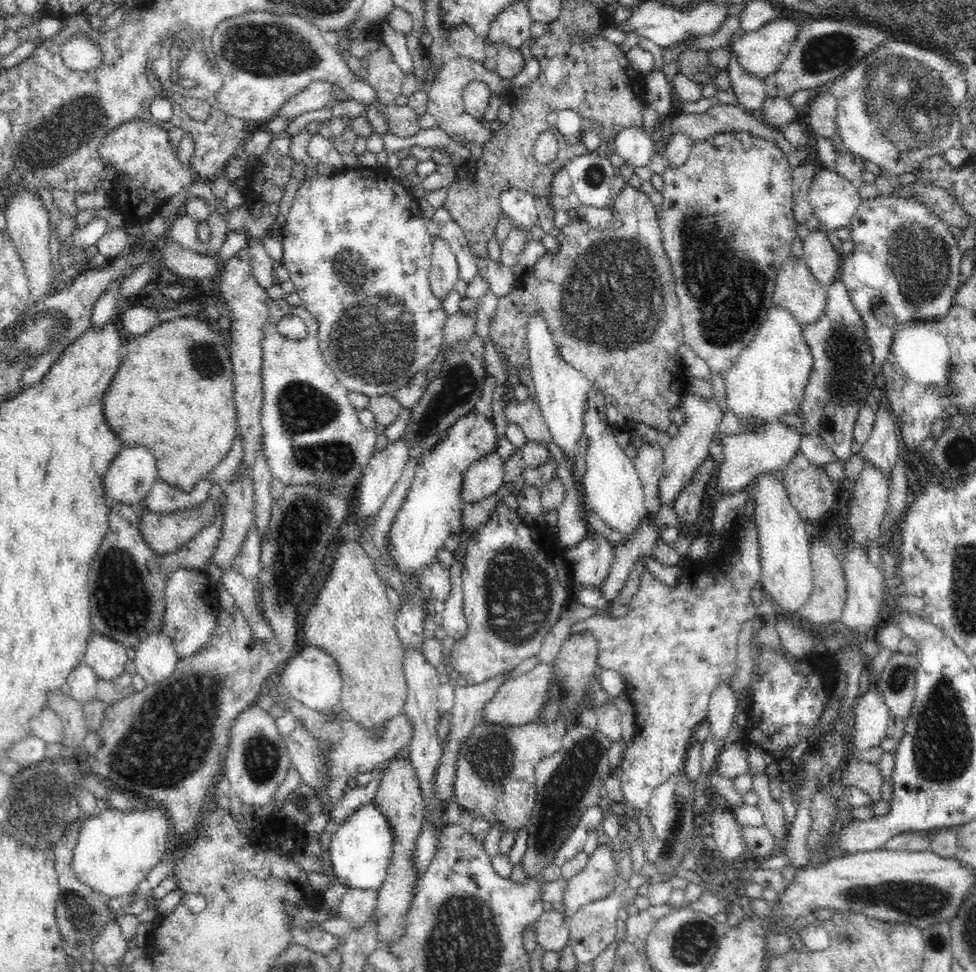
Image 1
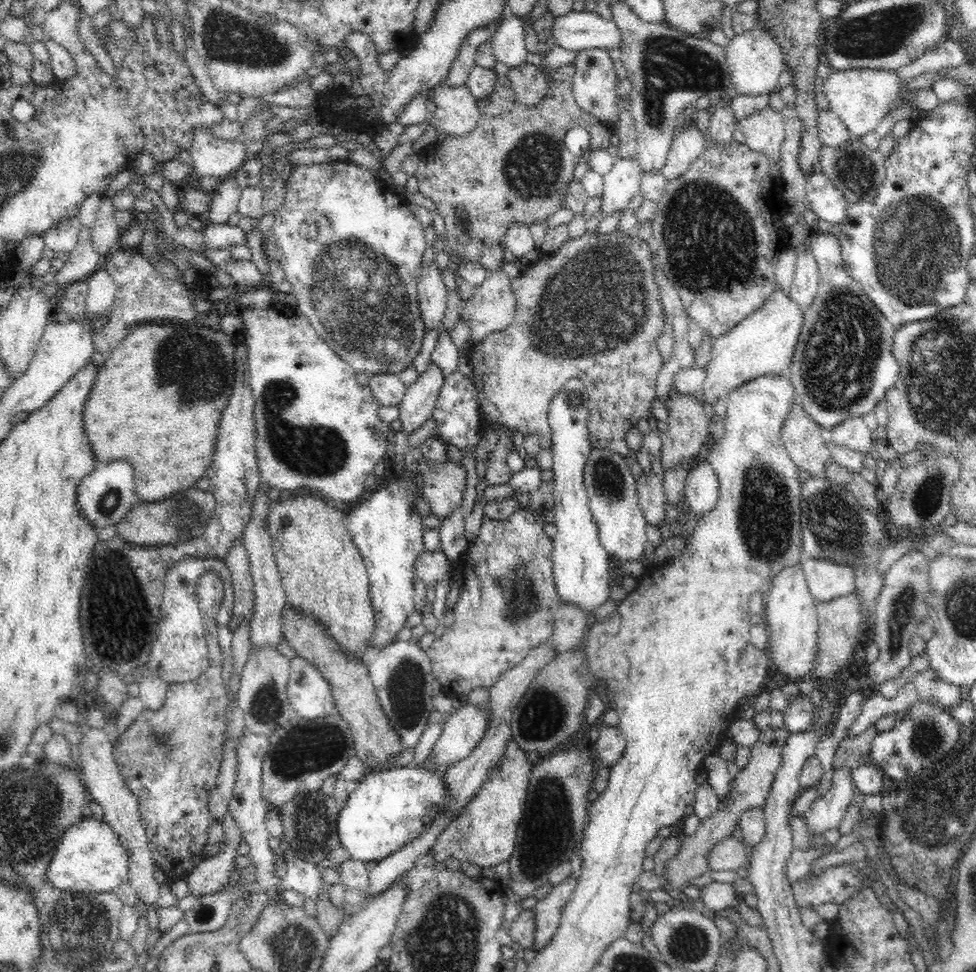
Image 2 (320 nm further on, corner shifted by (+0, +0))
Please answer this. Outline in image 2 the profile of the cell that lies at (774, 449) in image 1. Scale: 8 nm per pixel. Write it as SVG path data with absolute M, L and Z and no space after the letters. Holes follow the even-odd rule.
M698 462L688 473L683 497L690 511L701 516L710 512L720 498L719 482L710 463Z

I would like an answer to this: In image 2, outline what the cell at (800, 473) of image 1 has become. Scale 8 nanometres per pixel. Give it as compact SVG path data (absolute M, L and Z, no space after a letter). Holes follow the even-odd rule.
M794 402L781 430L785 448L798 466L812 474L813 479L824 479L826 461L831 459L827 449L828 436L802 407Z

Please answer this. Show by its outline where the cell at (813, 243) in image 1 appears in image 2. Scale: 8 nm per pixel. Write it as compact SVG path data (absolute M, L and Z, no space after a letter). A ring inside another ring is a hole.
M801 249L795 262L795 276L789 292L790 299L806 312L819 289L820 273L812 252Z

